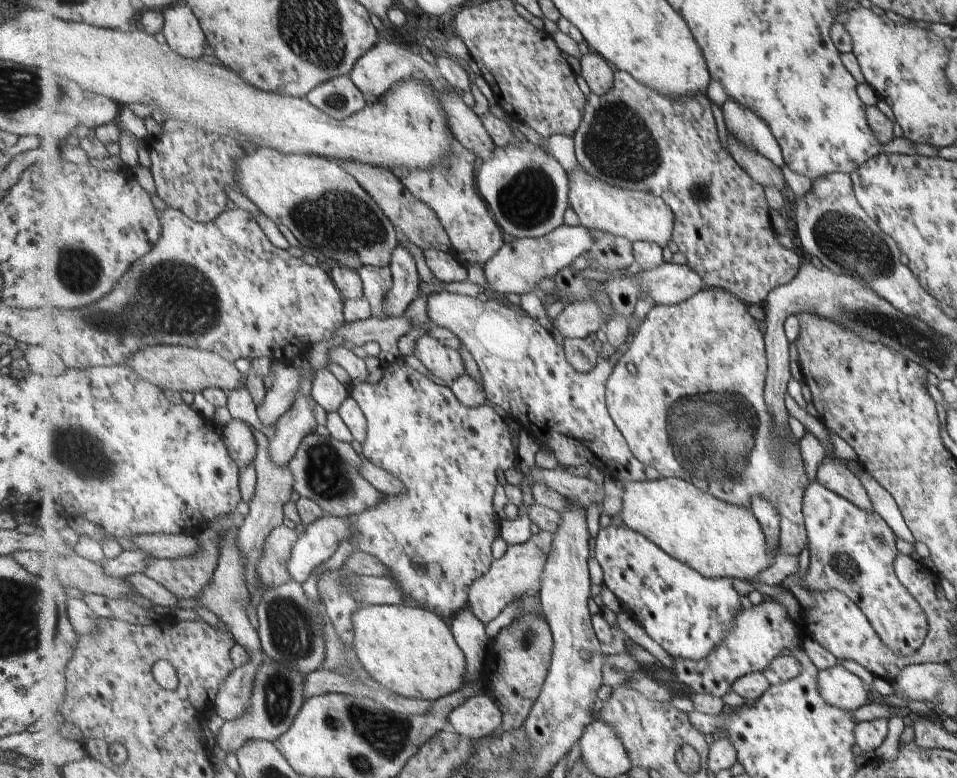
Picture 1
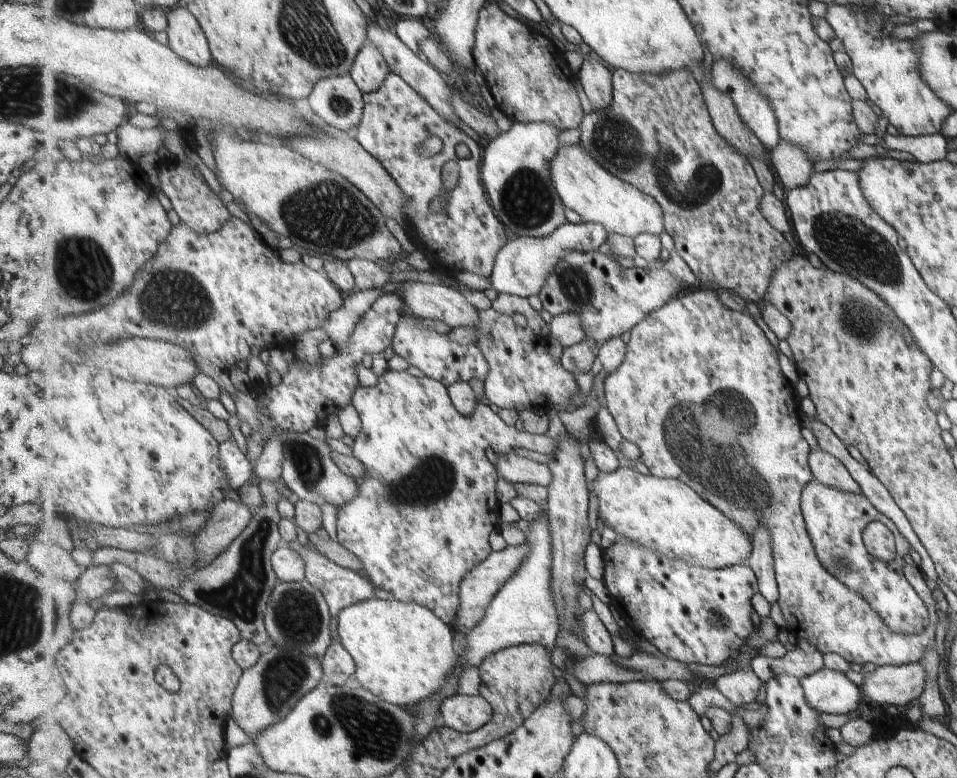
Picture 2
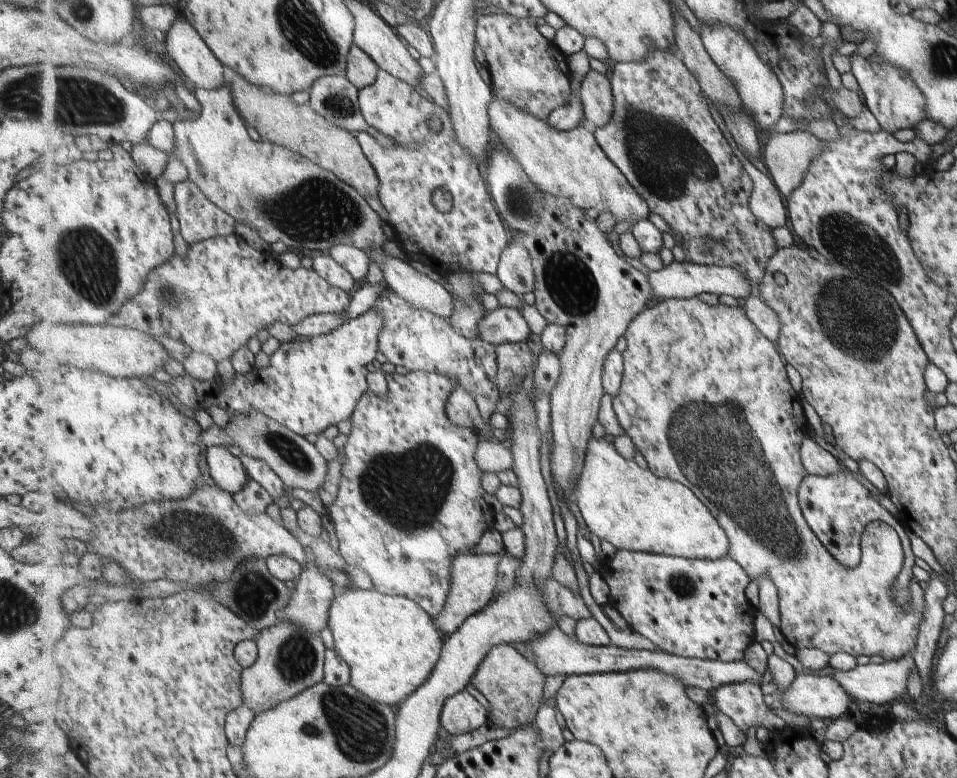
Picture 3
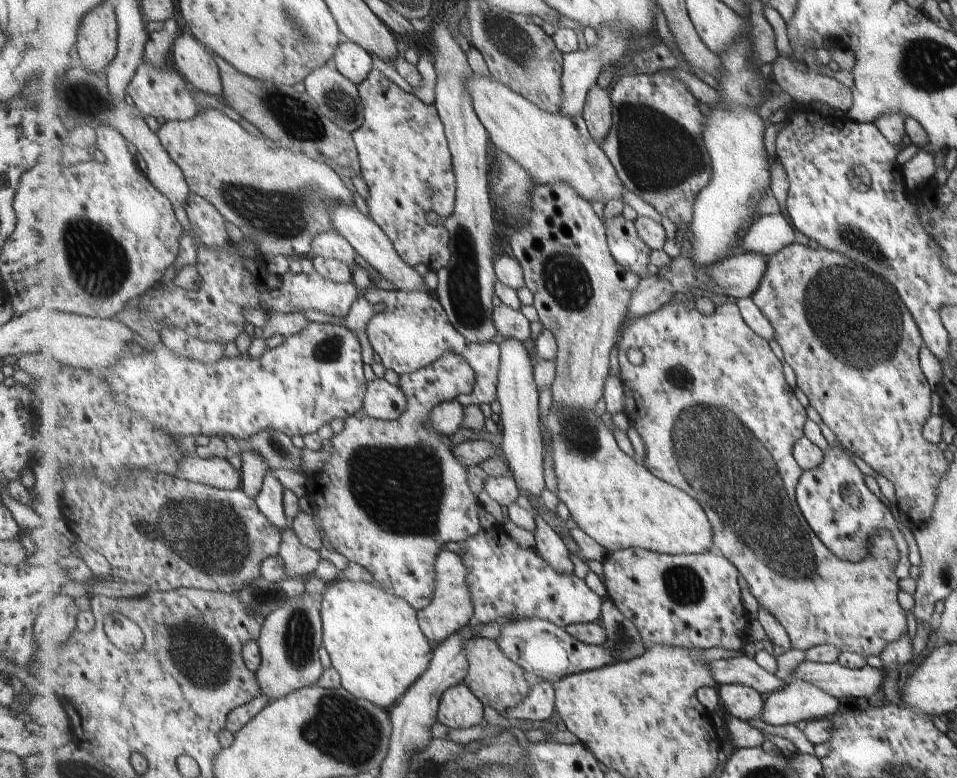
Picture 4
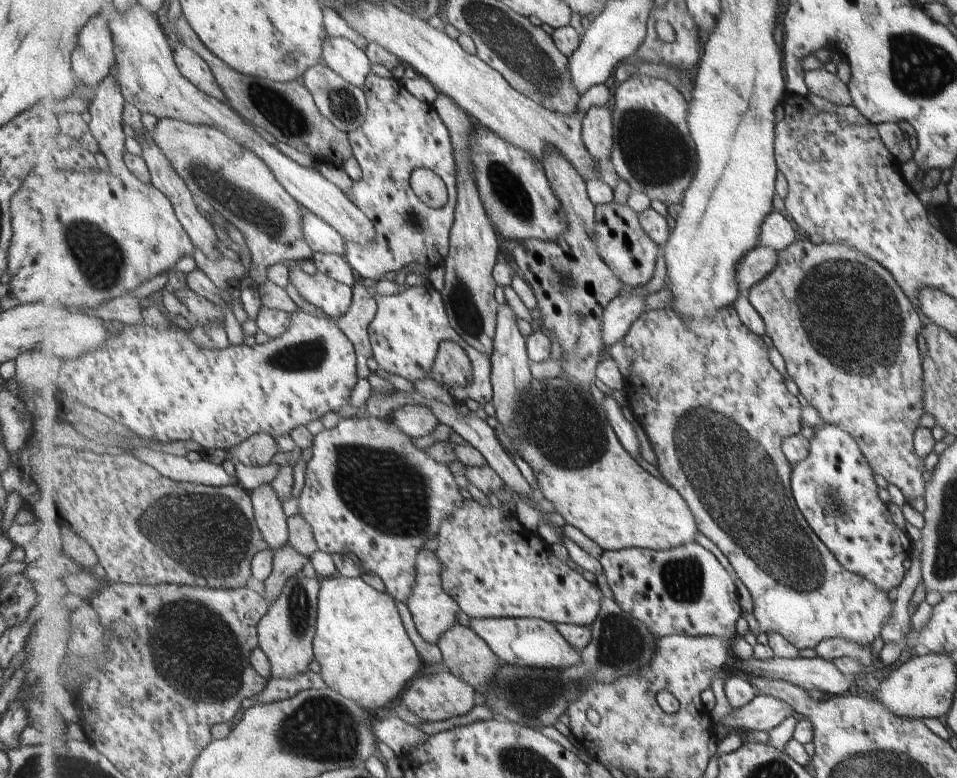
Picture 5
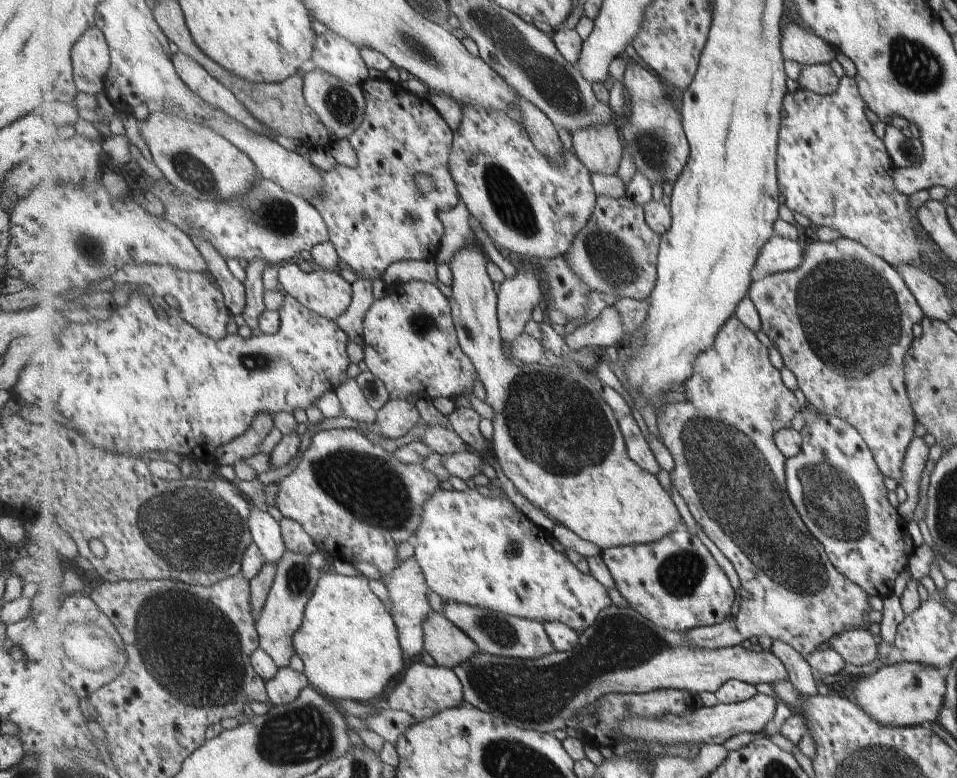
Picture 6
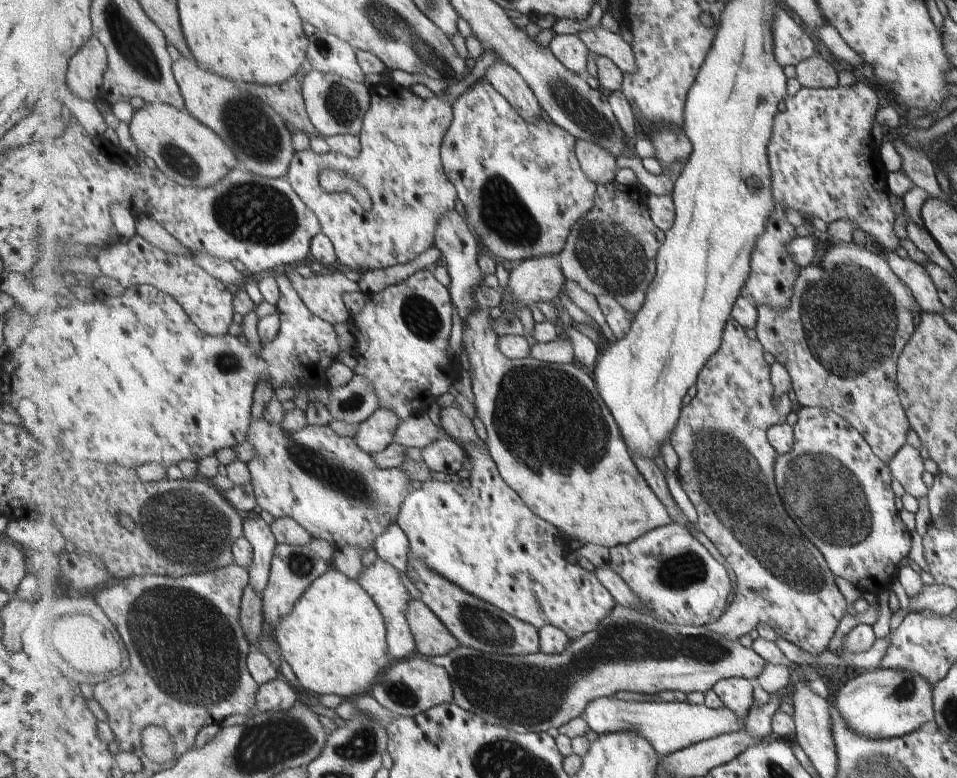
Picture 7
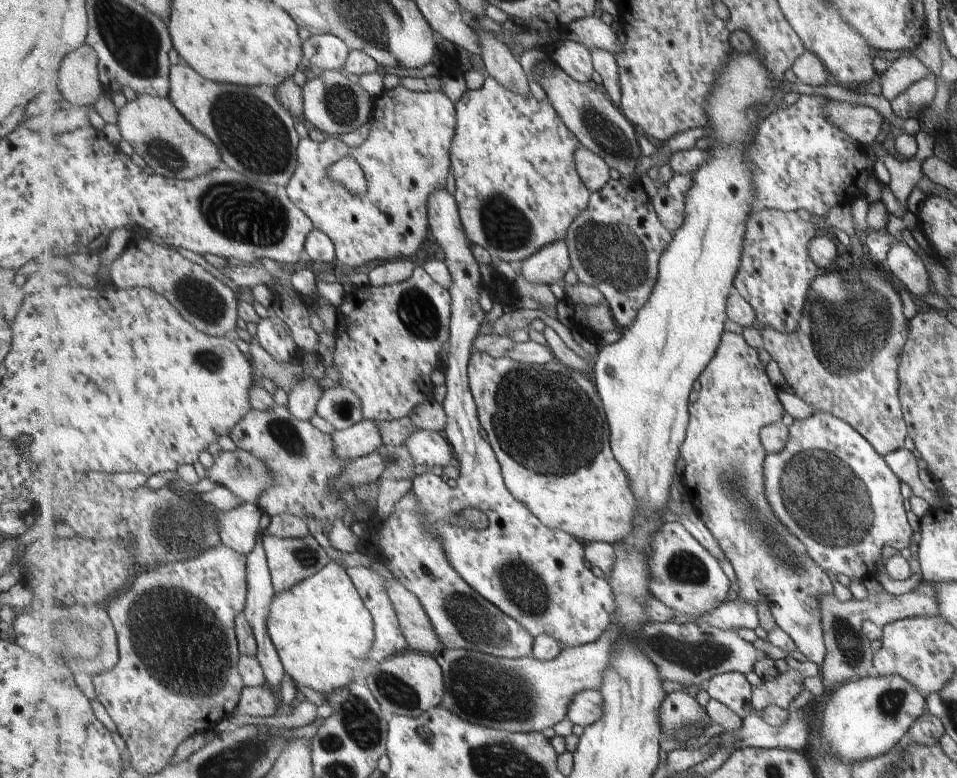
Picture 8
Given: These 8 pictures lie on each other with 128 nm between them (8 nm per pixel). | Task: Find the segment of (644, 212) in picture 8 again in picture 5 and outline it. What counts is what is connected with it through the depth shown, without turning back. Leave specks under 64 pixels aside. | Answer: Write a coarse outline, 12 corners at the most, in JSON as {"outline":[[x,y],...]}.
{"outline":[[596,206],[599,254],[626,289],[649,284],[663,248],[640,213]]}

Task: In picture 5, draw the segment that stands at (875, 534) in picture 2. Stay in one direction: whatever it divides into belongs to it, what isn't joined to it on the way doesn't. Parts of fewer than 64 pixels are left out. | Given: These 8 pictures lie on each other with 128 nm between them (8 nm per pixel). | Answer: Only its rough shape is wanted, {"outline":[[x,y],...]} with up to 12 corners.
{"outline":[[735,305],[645,311],[625,403],[799,650],[893,602],[792,492],[799,398]]}

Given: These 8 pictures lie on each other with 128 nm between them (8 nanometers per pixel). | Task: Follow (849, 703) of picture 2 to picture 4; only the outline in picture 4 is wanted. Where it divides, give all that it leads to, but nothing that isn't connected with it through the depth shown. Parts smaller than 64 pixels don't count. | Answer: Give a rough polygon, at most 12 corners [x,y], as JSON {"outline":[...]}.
{"outline":[[805,680],[770,694],[761,718],[795,724],[832,717],[846,702]]}

